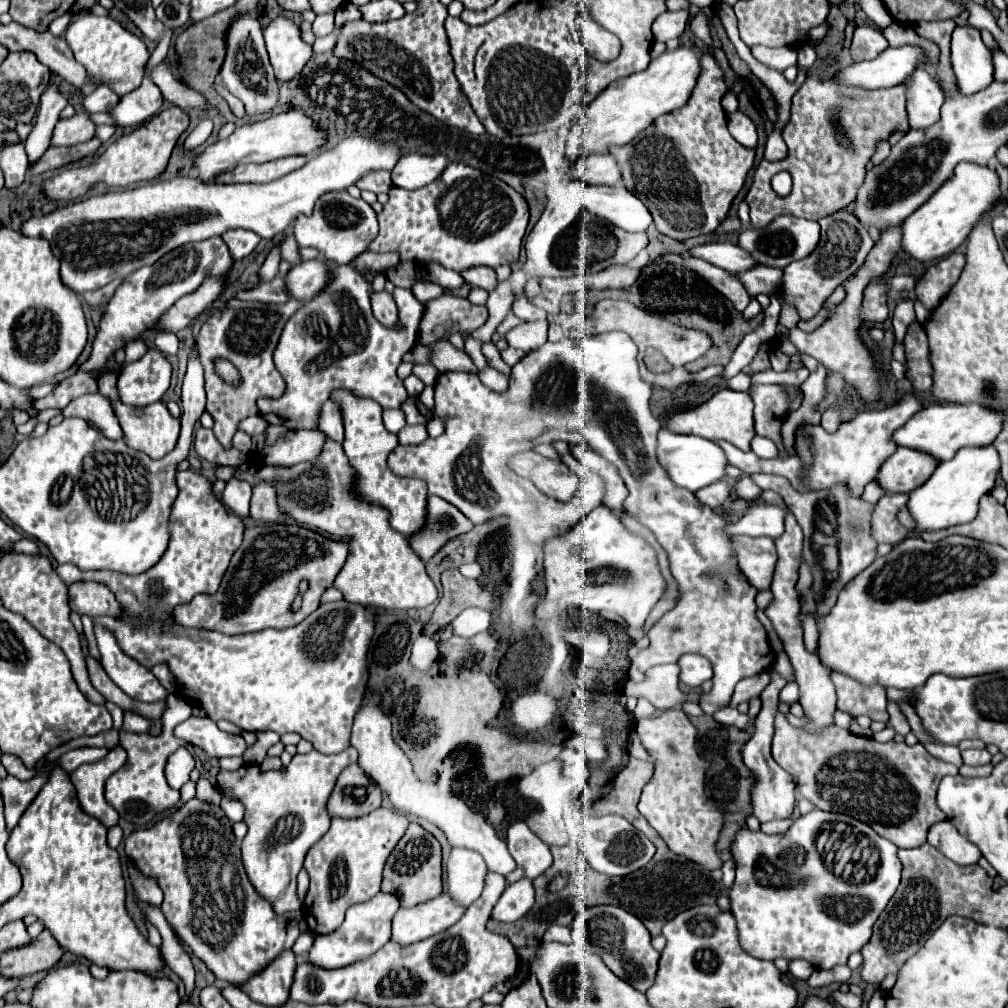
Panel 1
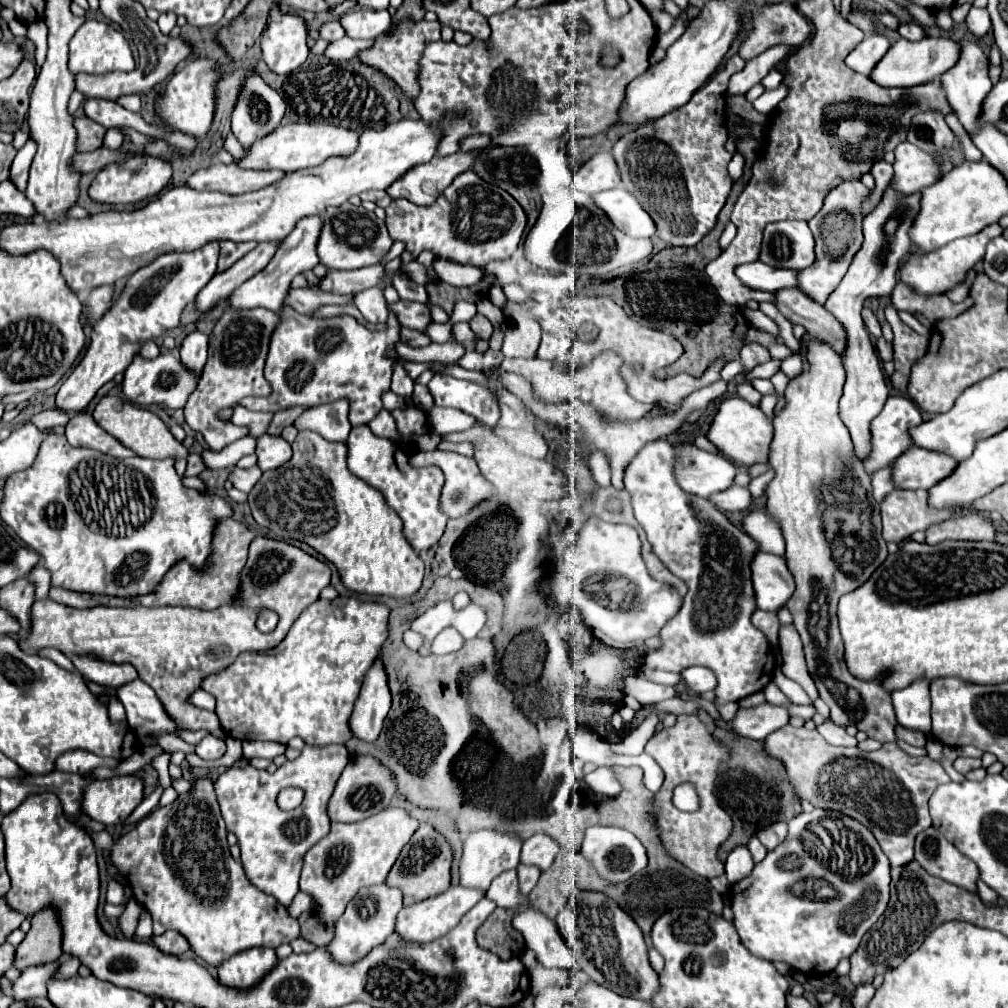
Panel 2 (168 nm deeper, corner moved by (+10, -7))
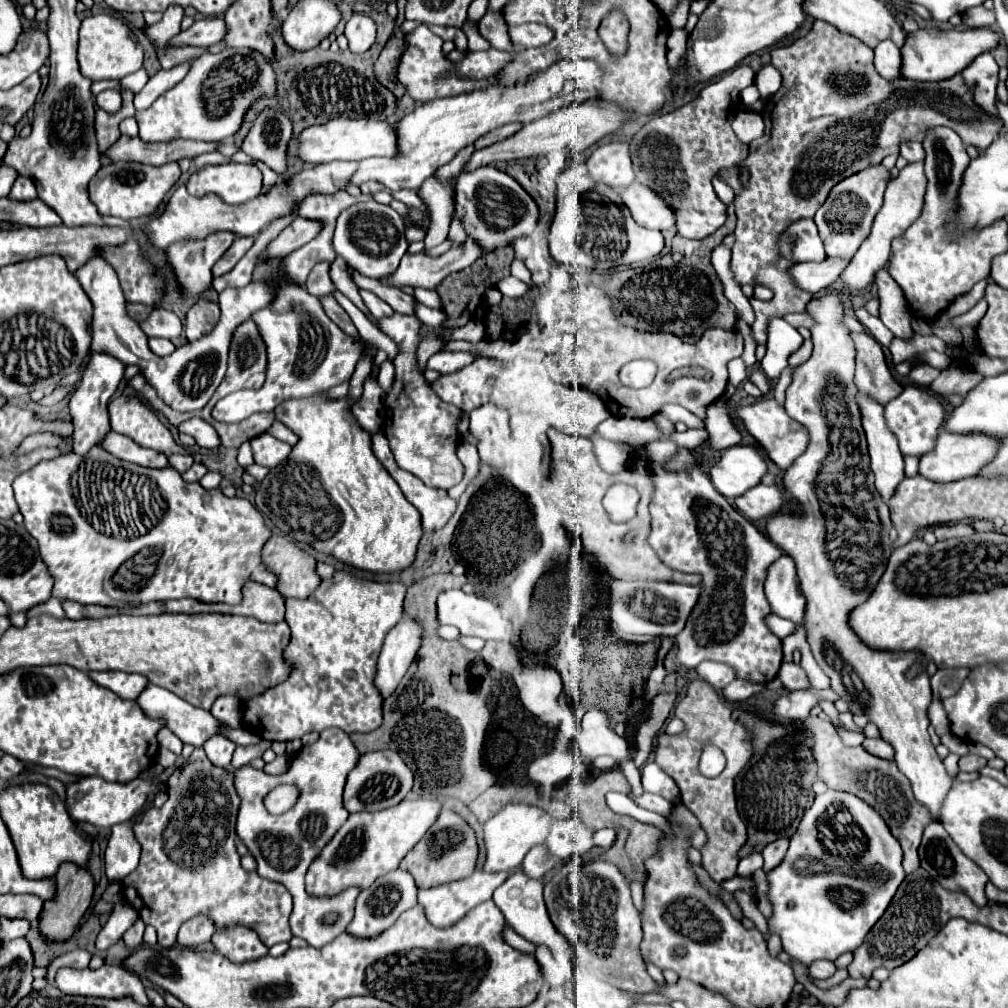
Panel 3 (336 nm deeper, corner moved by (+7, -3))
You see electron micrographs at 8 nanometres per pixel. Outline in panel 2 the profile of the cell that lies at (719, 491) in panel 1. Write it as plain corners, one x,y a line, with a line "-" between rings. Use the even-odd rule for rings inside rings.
732,486
728,490
716,492
708,498
720,512
744,512
750,508
750,492
742,486

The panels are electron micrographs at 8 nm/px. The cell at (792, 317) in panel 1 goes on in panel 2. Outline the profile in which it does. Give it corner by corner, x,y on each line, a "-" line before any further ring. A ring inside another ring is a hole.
782,288
774,292
774,306
780,314
784,314
786,320
792,324
802,324
810,336
824,340
830,344
838,354
842,348
842,326
824,310
824,306
818,306
806,298
798,288

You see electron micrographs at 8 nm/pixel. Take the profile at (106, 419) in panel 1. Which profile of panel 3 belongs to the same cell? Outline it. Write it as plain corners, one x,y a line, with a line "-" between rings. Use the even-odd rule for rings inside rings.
111,432
109,438
105,438
103,448
109,454
113,454
113,456
125,460
125,462
137,464
137,466
145,466
145,468
167,468
169,466
165,454
143,448
143,446
135,444
131,438
127,438
123,434
117,434
117,432

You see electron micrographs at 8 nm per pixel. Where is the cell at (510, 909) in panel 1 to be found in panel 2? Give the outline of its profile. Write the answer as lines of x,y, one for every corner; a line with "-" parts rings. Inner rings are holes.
518,866
518,888
522,896
528,896
540,878
540,870
536,866

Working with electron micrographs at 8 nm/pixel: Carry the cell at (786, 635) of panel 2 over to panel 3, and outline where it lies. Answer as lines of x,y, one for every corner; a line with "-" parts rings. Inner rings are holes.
783,664
779,670
779,678
783,680
785,688
789,690
799,690
799,688
809,686
809,680
799,664

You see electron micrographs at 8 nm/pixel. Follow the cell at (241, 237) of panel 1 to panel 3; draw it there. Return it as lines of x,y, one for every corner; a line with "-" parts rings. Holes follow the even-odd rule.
247,236
247,238
237,238
237,242
233,242
233,246
215,262
213,266
213,276
223,276
227,274
229,270
233,270
233,266
243,258
243,254
253,246
253,238

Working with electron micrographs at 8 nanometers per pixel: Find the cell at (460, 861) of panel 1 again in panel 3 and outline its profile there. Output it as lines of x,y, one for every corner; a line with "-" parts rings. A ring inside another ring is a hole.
505,804
489,822
485,822
485,846
487,846
487,860
485,870
497,872
497,870
509,870
513,866
519,866
525,858
525,854
535,846
545,842
549,828
553,824
553,816
545,810
529,804

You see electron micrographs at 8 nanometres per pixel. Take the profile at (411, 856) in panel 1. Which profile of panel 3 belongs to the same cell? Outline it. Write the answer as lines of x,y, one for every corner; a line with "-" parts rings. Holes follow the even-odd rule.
443,810
437,822
427,830
425,838
421,838
421,842
417,842
417,846
403,858
401,868
415,878
417,888
431,888
437,884
447,884
471,876
477,868
477,856
479,856
479,846
475,830
459,814

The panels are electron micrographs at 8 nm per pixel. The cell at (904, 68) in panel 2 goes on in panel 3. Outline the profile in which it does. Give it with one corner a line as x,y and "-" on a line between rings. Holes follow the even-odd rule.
983,26
983,28
973,28
973,30
937,30
937,28
921,28
919,32
911,34
901,48
903,56
903,78
909,80
921,80
921,82
937,82
951,78
959,72
963,72
979,54
991,52
999,44
999,30
993,26

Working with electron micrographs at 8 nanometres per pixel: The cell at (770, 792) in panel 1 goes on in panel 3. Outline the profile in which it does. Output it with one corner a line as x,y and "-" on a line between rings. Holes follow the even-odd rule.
777,840
777,842
771,842
771,844
763,850
763,858
765,858
763,870
765,870
765,872
771,872
775,866
779,866
781,860
785,858
787,848
789,848
789,840

